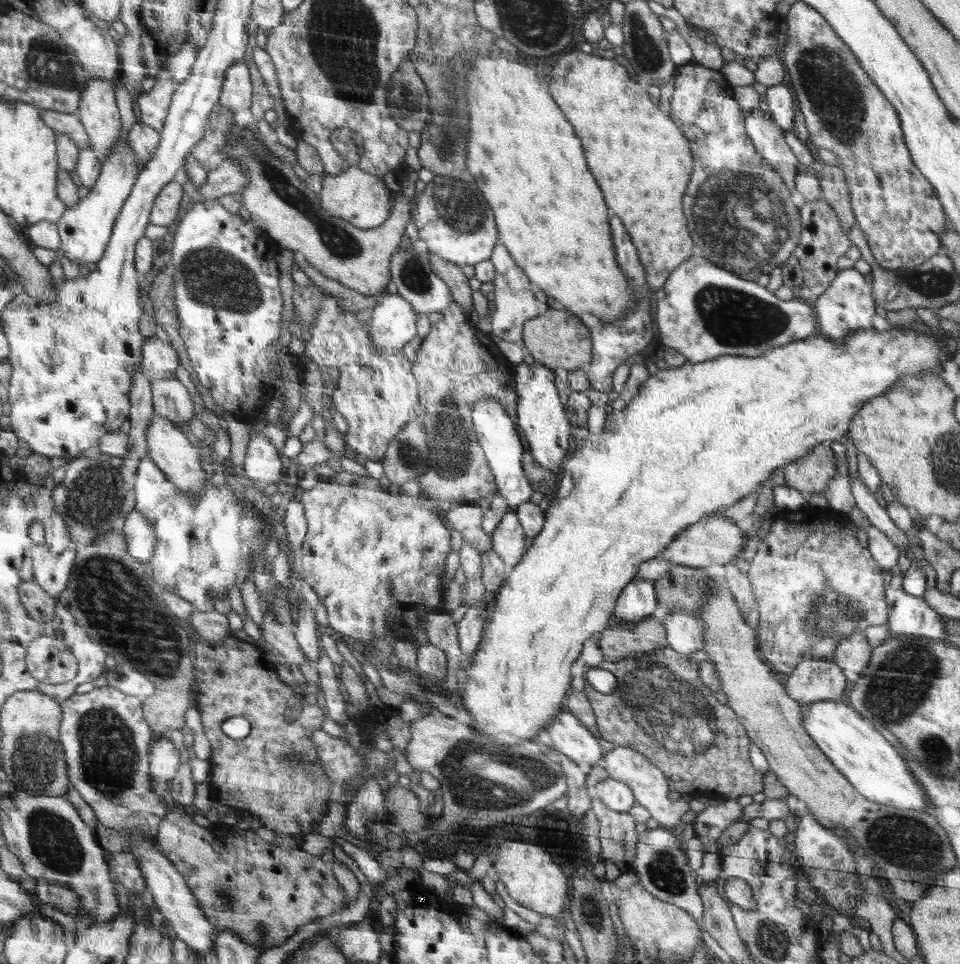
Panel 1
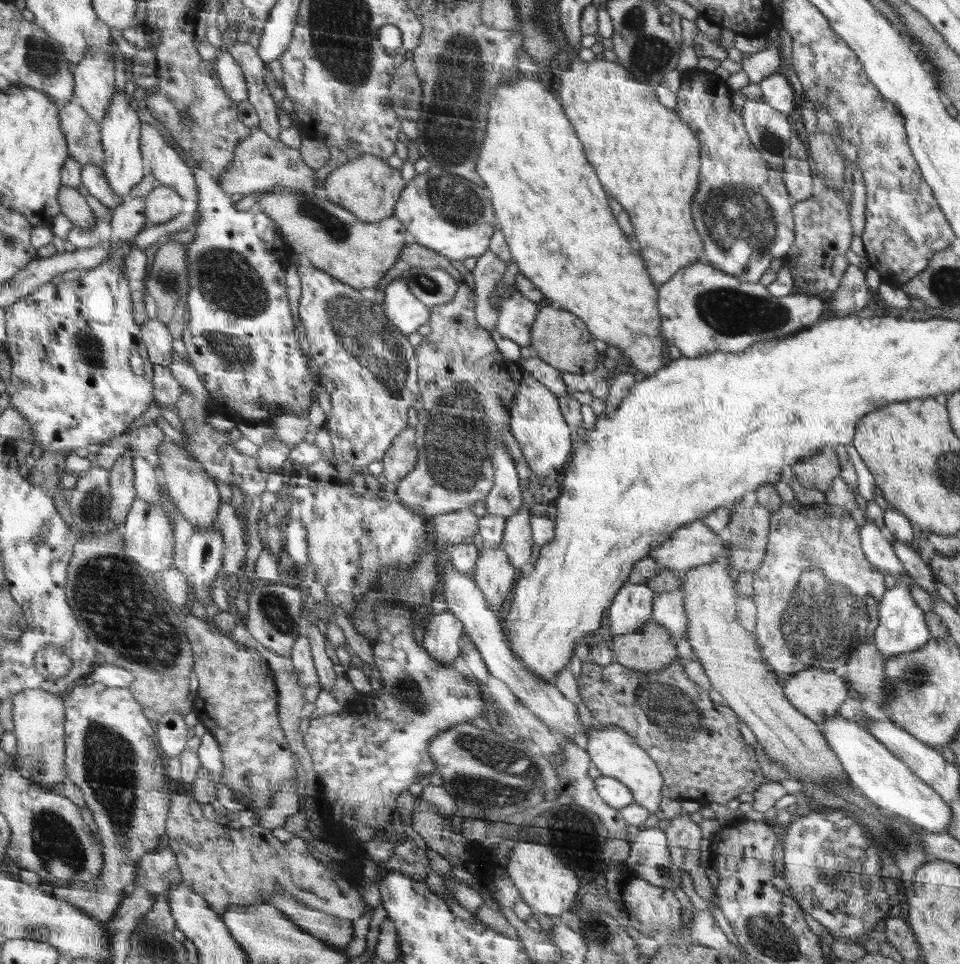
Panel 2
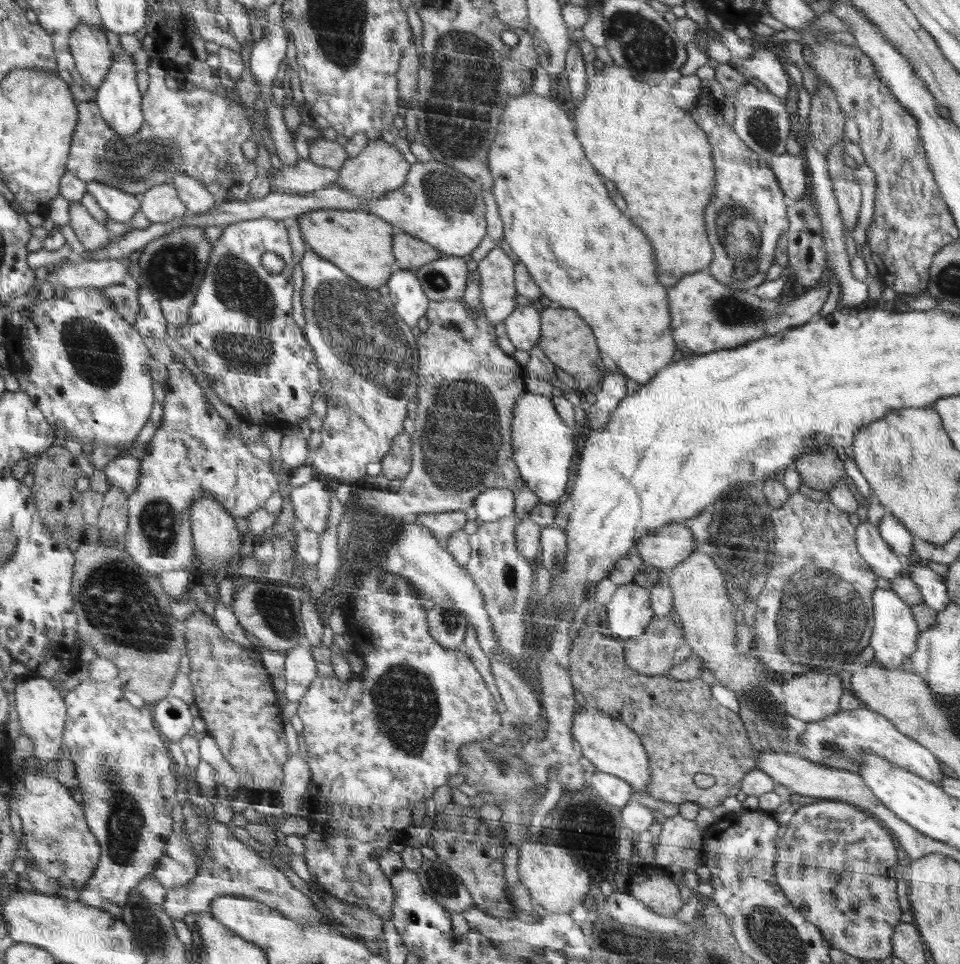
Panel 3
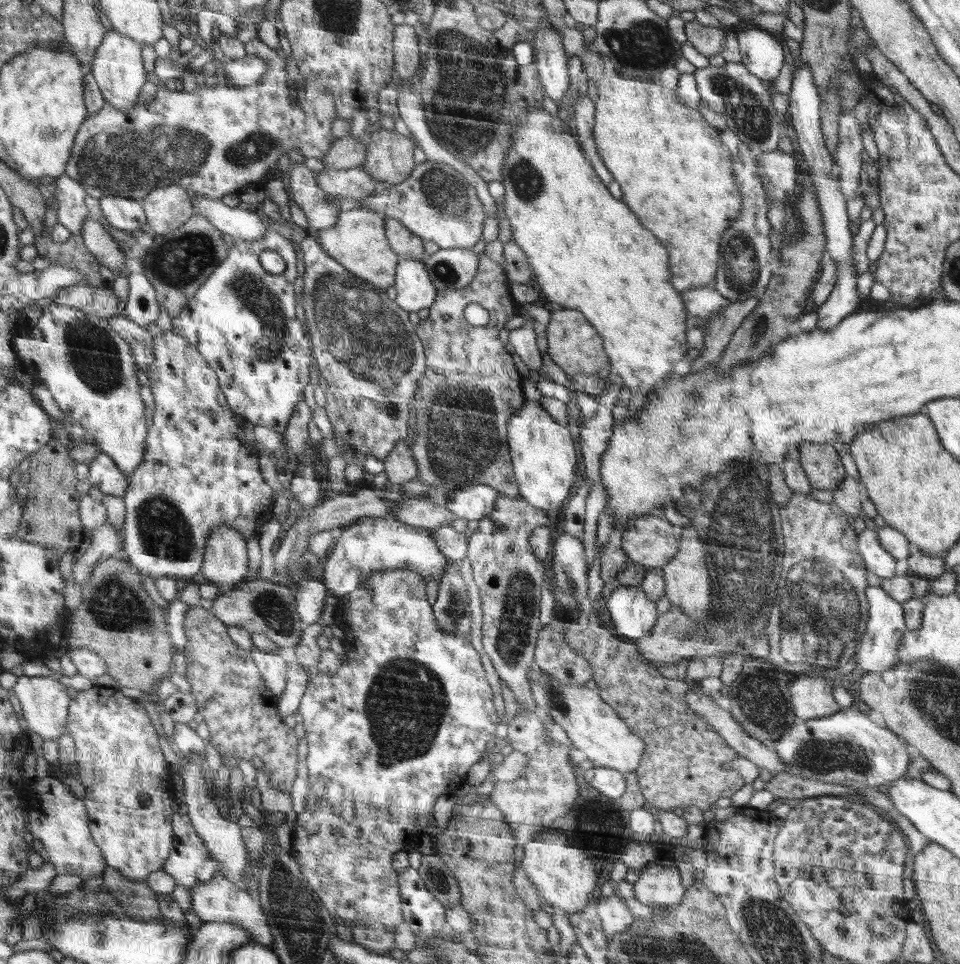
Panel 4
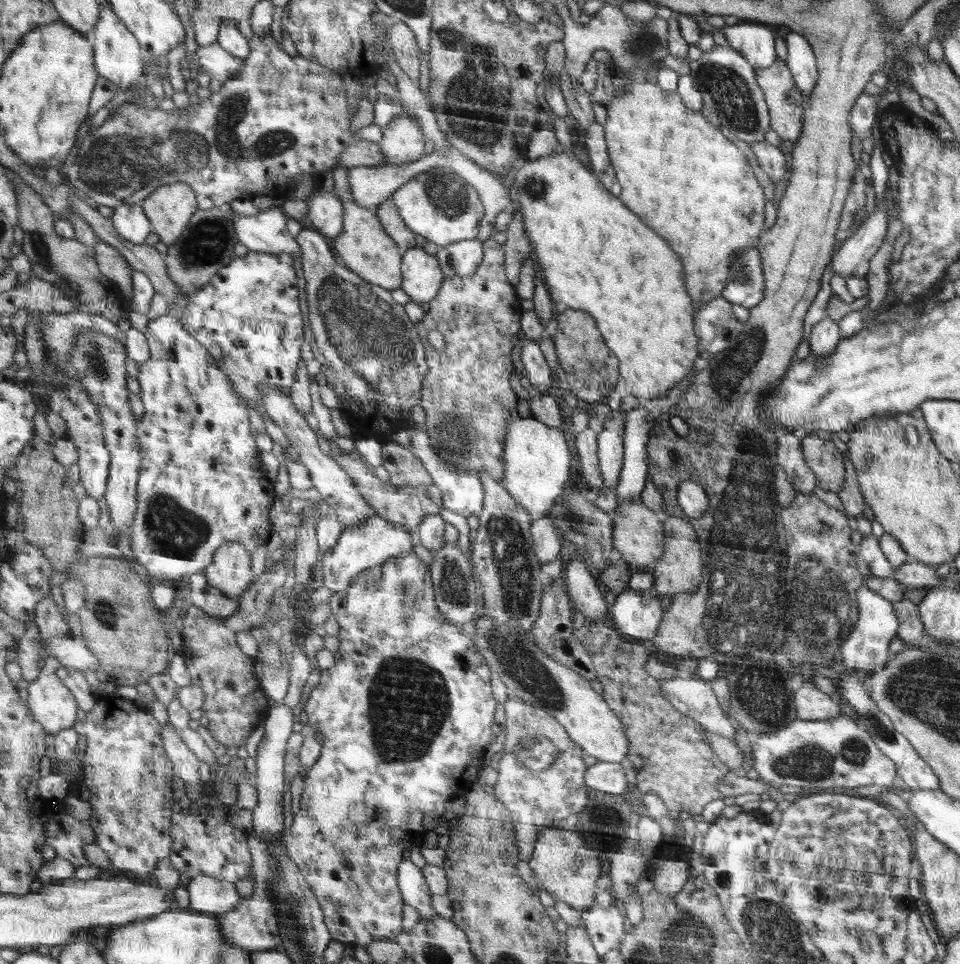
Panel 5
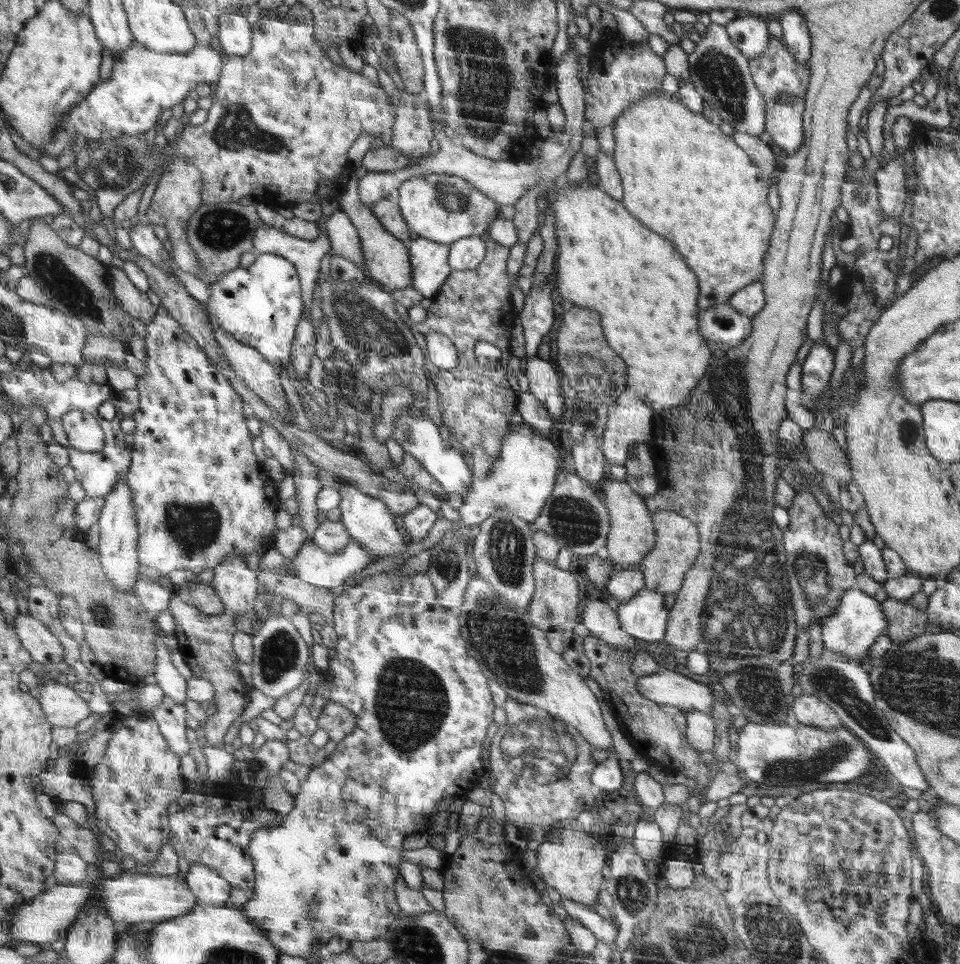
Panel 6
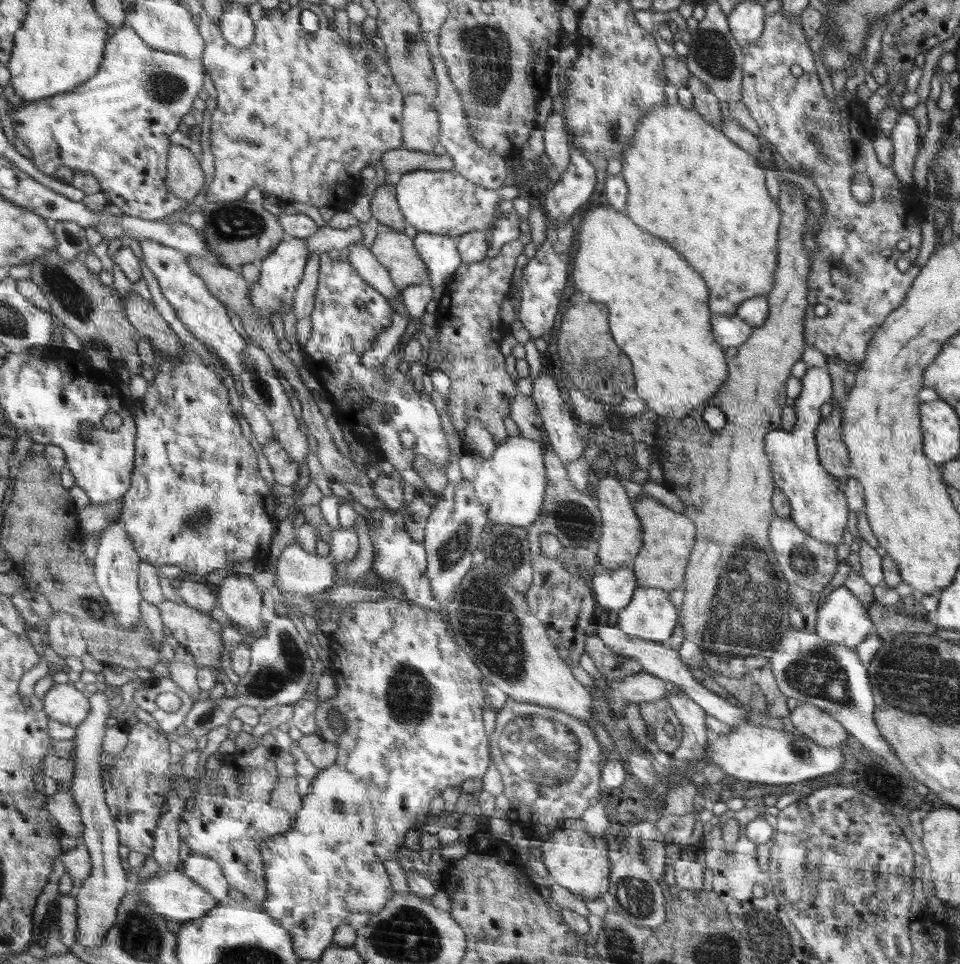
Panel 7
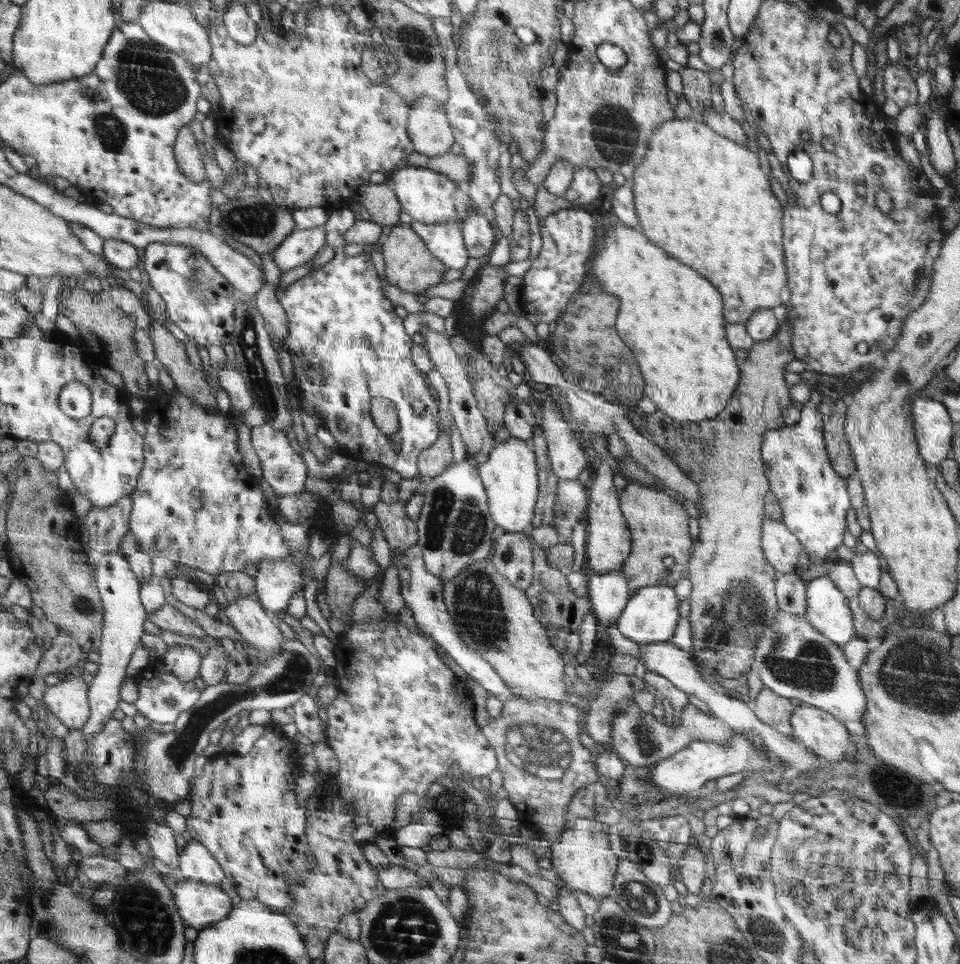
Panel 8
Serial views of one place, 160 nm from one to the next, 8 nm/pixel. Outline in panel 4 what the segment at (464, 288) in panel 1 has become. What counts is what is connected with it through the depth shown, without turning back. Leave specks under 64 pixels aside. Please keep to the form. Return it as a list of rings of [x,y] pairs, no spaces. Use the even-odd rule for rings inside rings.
[[[385,217],[385,236],[389,245],[402,256],[403,259],[424,260],[427,255],[424,253],[422,239],[405,228],[399,220]]]

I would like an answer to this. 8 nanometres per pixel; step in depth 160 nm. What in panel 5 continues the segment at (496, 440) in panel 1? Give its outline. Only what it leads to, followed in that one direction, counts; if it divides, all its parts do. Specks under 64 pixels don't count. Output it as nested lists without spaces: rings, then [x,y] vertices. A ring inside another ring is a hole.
[[[415,426],[416,431],[412,436],[413,454],[421,458],[422,465],[429,472],[429,476],[433,478],[433,484],[442,492],[442,507],[450,512],[461,514],[462,516],[472,516],[482,512],[484,506],[485,489],[477,472],[456,470],[454,466],[446,464],[442,458],[438,458],[430,446],[430,436],[423,426]]]

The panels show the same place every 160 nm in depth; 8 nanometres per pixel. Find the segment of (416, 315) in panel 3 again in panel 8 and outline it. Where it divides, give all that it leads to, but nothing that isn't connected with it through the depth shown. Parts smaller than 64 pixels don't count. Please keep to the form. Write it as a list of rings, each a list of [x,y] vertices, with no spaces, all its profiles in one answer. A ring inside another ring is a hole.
[[[456,221],[432,225],[413,222],[412,228],[438,260],[450,265],[450,268],[461,269],[466,266],[469,256],[460,230],[461,224],[458,223]]]

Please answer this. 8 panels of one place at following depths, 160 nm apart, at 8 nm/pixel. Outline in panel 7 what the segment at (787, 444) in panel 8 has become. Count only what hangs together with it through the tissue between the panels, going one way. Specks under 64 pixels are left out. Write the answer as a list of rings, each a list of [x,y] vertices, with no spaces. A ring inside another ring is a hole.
[[[807,367],[800,380],[802,391],[793,406],[797,416],[795,426],[788,430],[778,429],[766,436],[766,452],[770,452],[770,463],[774,464],[773,480],[778,480],[778,489],[790,503],[792,512],[788,517],[816,540],[840,544],[848,520],[849,506],[846,506],[844,492],[838,488],[838,480],[826,474],[826,469],[822,468],[817,440],[814,438],[822,421],[820,406],[833,398],[832,376],[826,367]]]

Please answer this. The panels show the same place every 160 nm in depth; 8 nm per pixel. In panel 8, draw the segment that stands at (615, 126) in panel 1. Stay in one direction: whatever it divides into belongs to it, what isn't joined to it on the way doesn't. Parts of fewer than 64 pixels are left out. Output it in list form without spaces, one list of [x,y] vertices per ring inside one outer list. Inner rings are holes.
[[[695,117],[686,119],[675,118],[663,122],[654,135],[651,136],[650,147],[645,158],[637,167],[631,185],[634,192],[634,204],[638,215],[639,226],[642,224],[646,236],[654,240],[660,248],[666,248],[670,256],[676,260],[682,260],[682,264],[690,264],[690,268],[698,268],[702,276],[710,276],[712,283],[721,291],[724,300],[724,315],[726,323],[729,324],[746,324],[760,308],[776,308],[783,302],[780,302],[782,288],[786,286],[786,272],[784,272],[784,256],[782,256],[782,206],[776,200],[776,196],[770,190],[766,174],[758,166],[758,158],[754,152],[750,152],[748,147],[740,146],[737,141],[730,140],[729,137],[722,136],[721,133],[714,132],[709,125],[704,124]]]

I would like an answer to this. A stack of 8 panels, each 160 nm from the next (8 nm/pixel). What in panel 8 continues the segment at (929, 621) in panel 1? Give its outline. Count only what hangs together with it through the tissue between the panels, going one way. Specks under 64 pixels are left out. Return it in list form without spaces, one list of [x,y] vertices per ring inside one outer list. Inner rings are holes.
[[[826,576],[805,583],[805,619],[837,645],[856,638],[853,616],[846,606],[845,593]]]

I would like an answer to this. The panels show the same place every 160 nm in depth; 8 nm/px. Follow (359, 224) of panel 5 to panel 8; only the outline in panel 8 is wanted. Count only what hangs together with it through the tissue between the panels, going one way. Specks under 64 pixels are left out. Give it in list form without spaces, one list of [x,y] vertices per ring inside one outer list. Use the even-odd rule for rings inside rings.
[[[394,225],[390,235],[384,238],[381,252],[384,255],[387,280],[400,290],[422,294],[431,286],[442,282],[446,265],[429,251],[427,244],[414,232],[412,225]]]

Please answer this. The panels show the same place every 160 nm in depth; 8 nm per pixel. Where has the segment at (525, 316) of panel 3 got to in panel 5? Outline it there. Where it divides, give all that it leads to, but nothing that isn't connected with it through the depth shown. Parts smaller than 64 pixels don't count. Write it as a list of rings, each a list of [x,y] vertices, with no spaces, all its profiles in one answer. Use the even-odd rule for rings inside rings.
[[[526,337],[522,345],[521,360],[526,369],[525,376],[532,388],[546,392],[552,386],[552,376],[550,376],[550,368],[544,362],[542,350],[538,348],[536,340],[528,340]]]

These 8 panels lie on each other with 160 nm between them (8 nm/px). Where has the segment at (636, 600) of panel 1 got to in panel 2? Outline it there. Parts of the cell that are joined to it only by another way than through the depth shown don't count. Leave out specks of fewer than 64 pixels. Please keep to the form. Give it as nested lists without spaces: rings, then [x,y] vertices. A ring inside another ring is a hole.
[[[626,582],[609,607],[608,620],[614,635],[632,634],[650,620],[656,594],[649,585]]]

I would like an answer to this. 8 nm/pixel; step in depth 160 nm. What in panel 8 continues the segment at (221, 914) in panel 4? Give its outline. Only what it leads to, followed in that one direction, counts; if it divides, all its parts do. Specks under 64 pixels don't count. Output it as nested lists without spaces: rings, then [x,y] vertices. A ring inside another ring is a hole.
[[[192,840],[181,854],[181,876],[220,887],[225,874],[215,854],[200,841]]]

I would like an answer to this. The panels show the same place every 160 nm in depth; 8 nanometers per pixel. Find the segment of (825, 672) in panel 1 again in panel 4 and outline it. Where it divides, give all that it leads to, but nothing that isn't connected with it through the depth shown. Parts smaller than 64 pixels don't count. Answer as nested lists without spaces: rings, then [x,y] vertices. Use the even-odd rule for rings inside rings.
[[[796,678],[789,686],[791,703],[797,721],[806,721],[838,713],[832,682],[826,678]]]

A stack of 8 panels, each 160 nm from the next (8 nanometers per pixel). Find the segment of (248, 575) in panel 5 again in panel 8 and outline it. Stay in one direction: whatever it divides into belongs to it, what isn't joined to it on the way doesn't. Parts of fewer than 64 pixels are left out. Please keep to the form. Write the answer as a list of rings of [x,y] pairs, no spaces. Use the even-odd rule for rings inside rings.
[[[254,594],[229,602],[228,607],[221,609],[231,620],[232,626],[254,649],[268,656],[281,652],[285,640],[280,630],[276,630],[276,624],[266,616],[265,607],[254,598]]]

